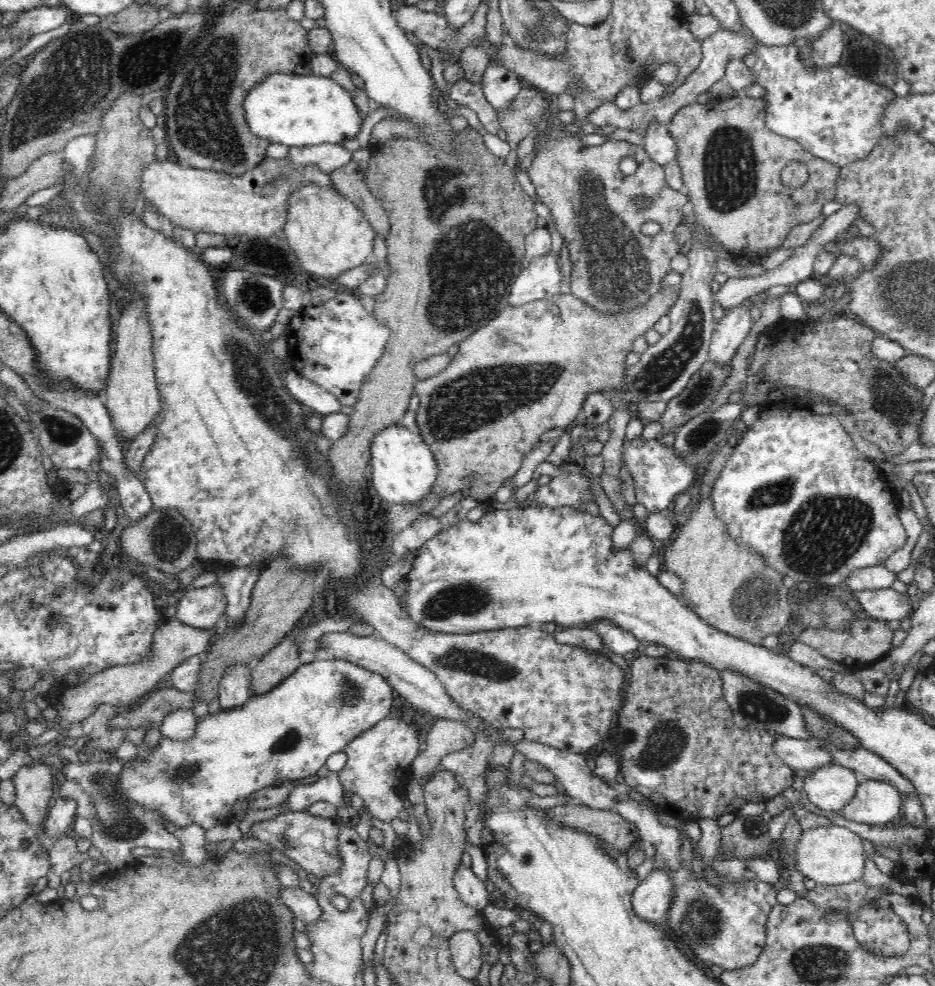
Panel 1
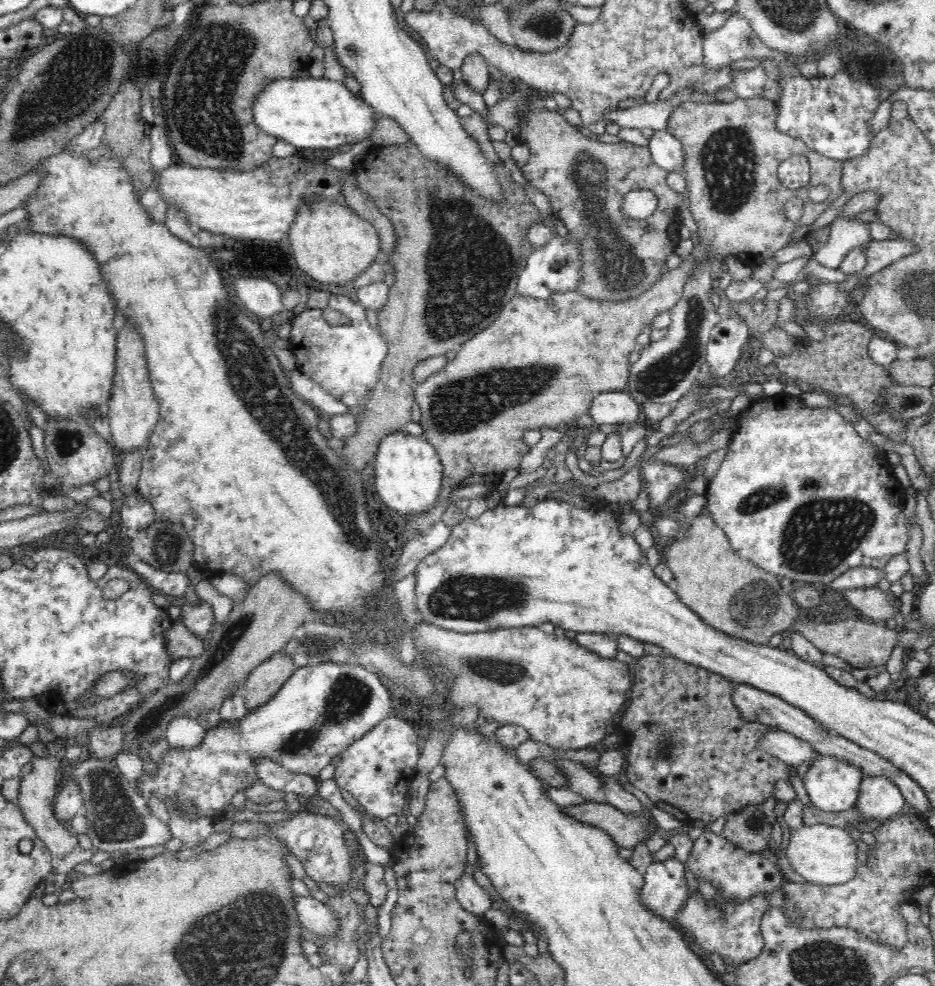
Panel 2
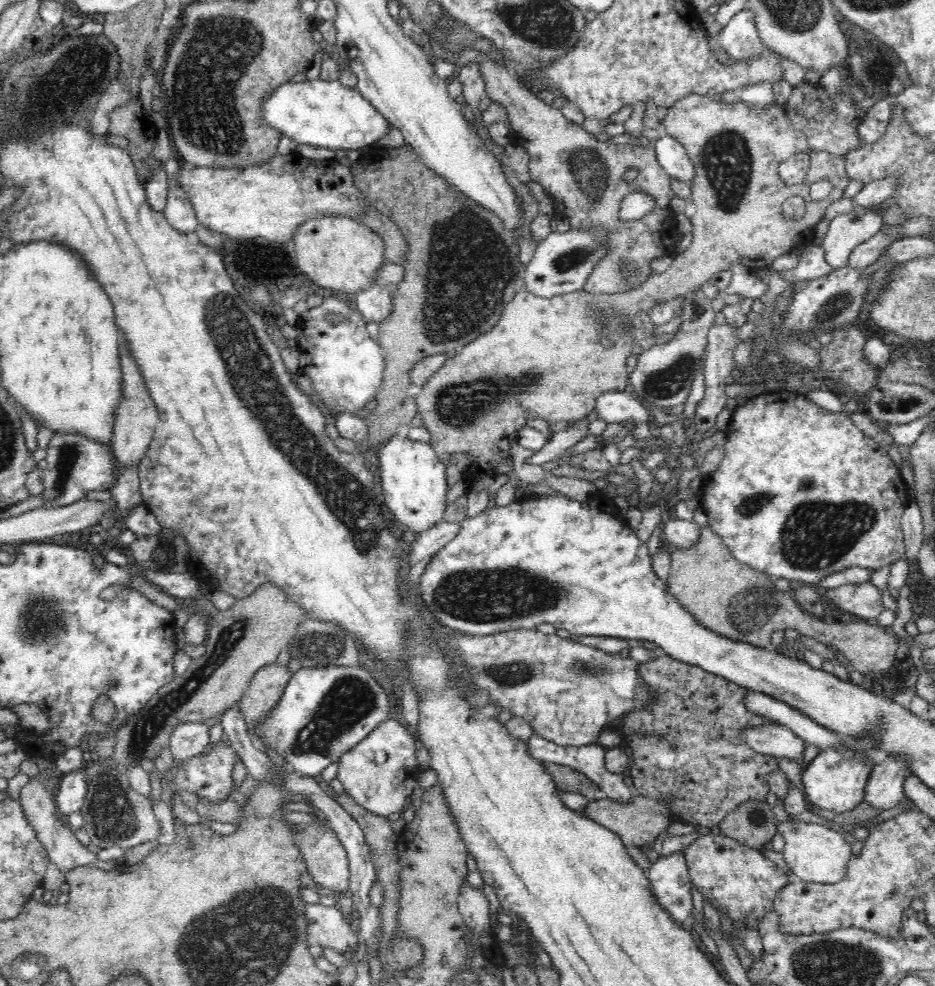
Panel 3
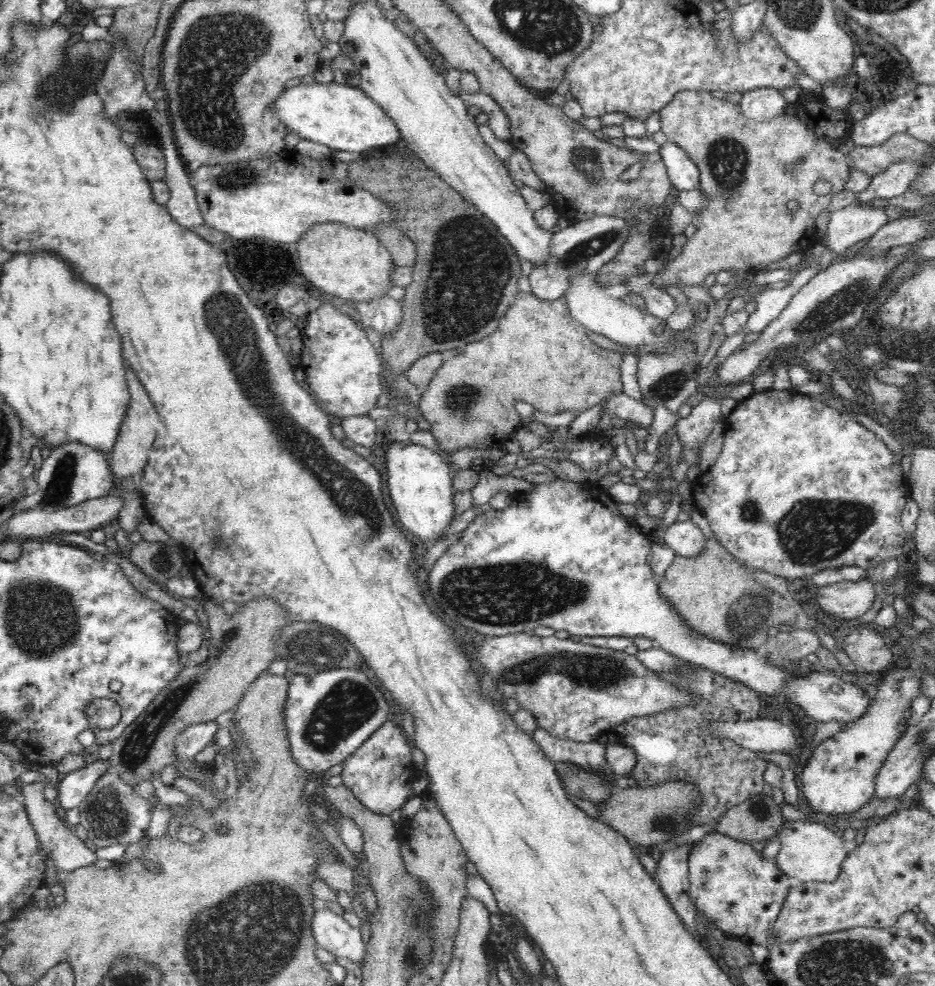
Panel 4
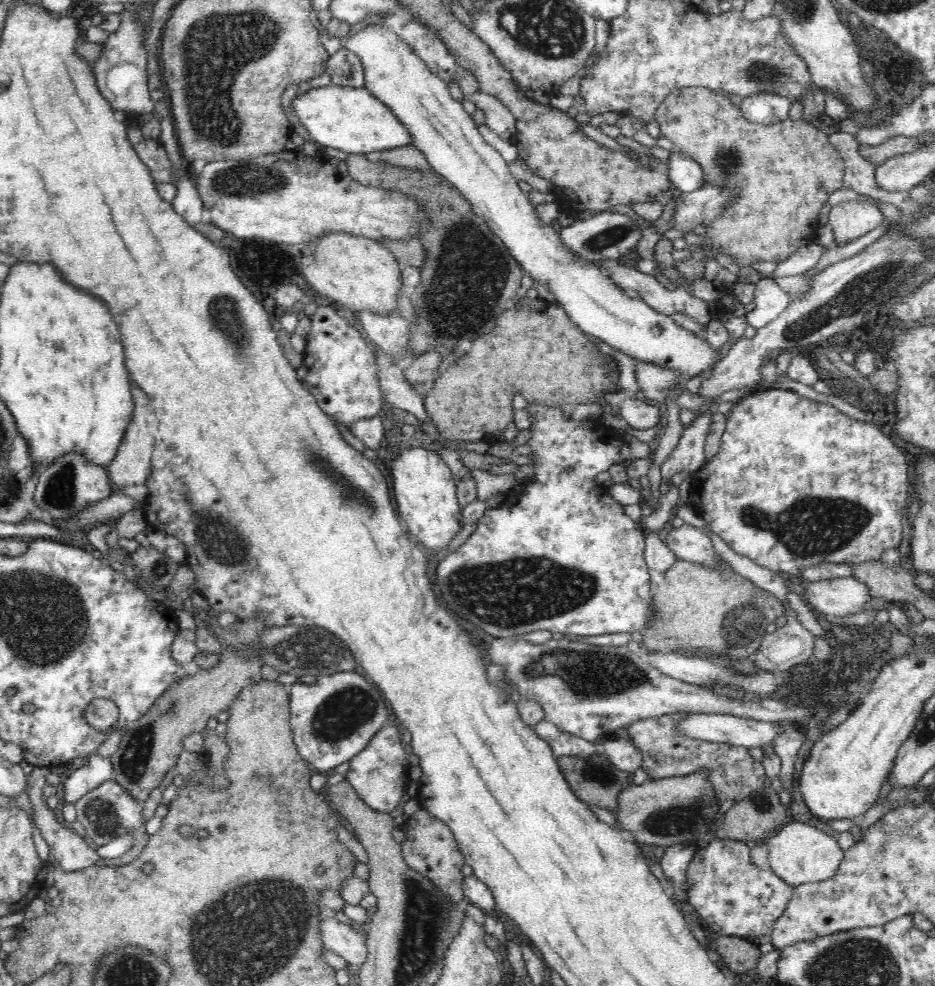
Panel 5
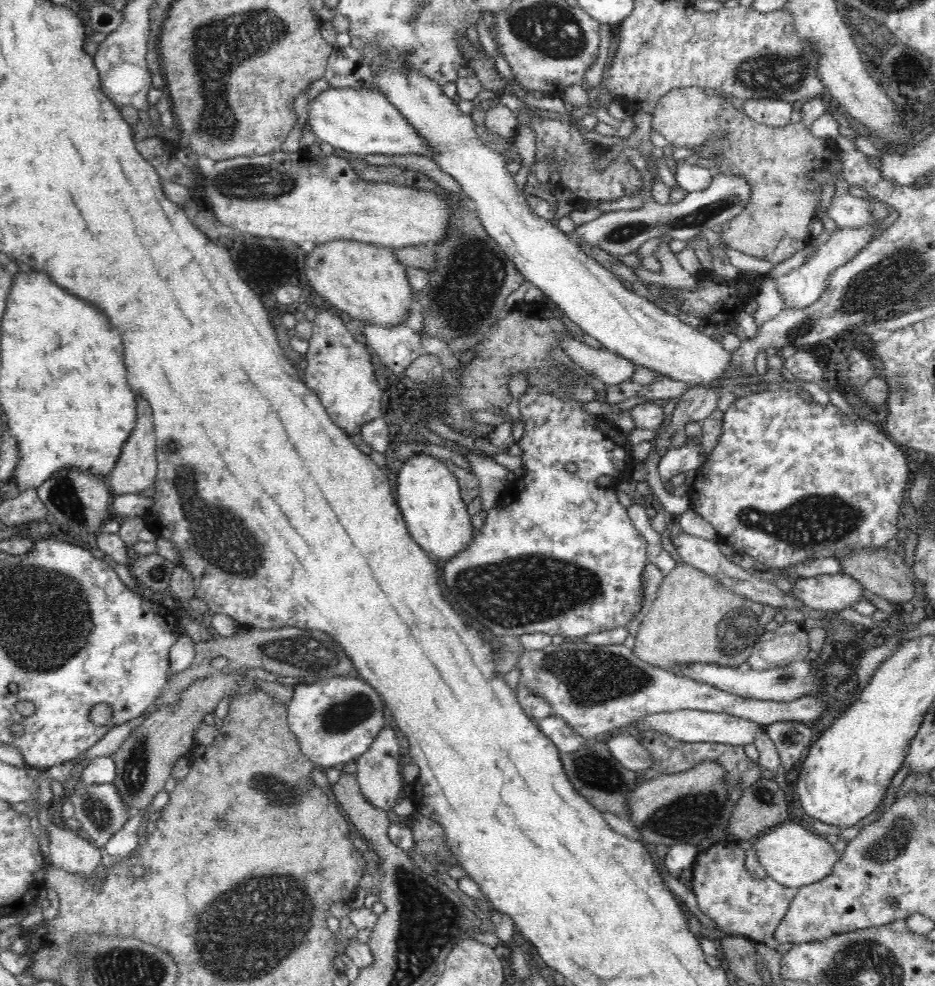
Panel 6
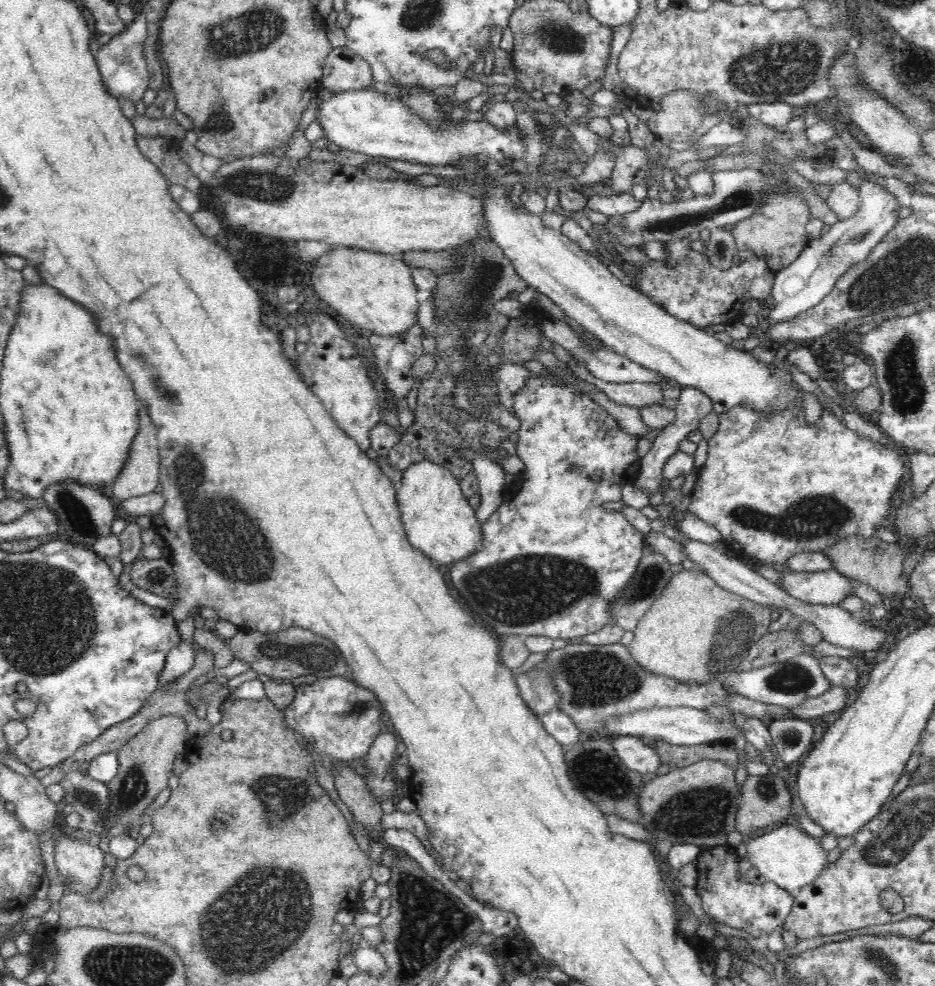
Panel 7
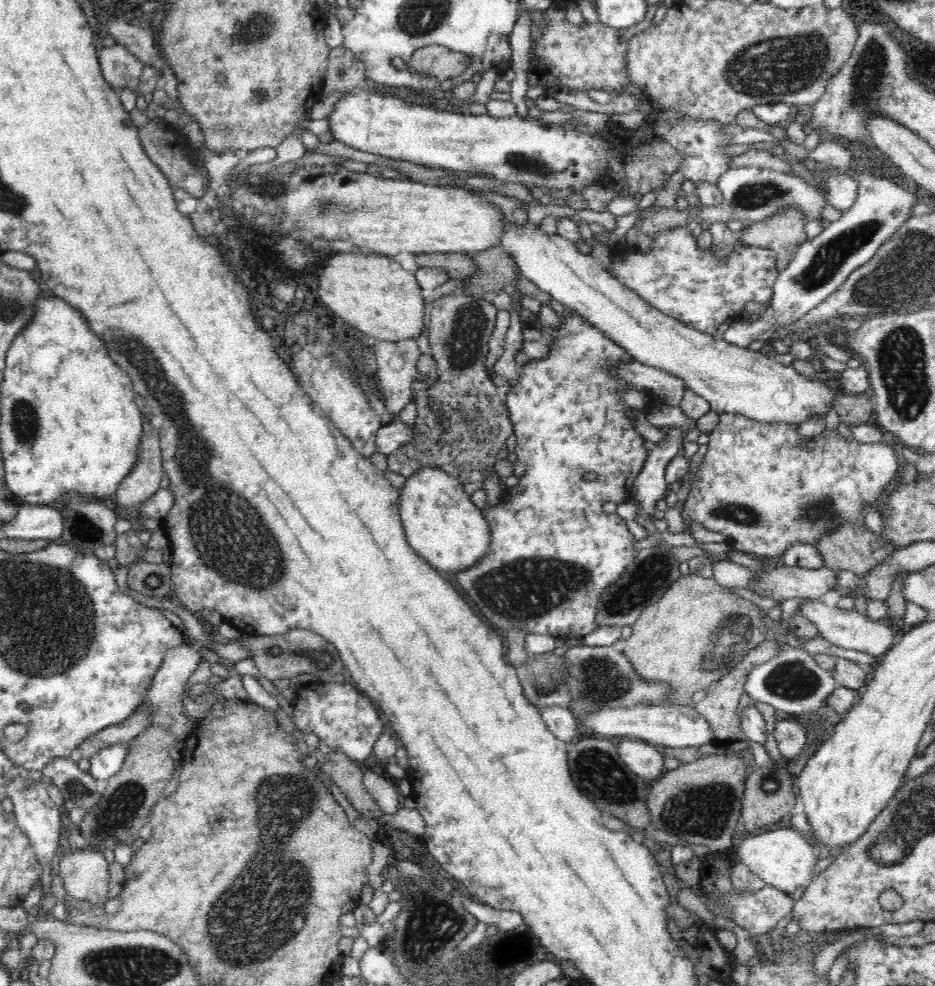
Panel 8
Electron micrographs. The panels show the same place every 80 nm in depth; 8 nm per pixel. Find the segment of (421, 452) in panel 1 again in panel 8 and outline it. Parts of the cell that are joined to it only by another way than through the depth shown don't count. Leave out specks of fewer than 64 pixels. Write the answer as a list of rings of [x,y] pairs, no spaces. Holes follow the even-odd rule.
[[[428,465],[421,467],[406,478],[397,504],[407,542],[436,570],[456,574],[488,552],[491,537],[486,517],[450,473]]]

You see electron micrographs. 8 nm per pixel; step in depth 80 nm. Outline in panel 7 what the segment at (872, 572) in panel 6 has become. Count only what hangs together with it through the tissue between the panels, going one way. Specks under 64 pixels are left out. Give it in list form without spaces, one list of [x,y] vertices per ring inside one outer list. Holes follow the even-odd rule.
[[[850,538],[850,540],[838,542],[836,546],[828,549],[825,554],[830,557],[834,568],[838,572],[854,581],[860,581],[872,587],[887,601],[896,597],[903,599],[911,595],[910,576],[902,573],[904,572],[902,564],[904,564],[906,554],[905,545],[887,544],[879,538],[872,538],[872,540]]]

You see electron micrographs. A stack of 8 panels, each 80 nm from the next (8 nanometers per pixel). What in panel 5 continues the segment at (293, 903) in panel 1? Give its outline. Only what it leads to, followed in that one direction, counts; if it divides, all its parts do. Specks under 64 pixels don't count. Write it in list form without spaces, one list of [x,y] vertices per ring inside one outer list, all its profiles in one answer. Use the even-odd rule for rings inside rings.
[[[336,918],[321,919],[318,926],[323,948],[342,957],[347,963],[360,966],[368,957],[366,937]]]

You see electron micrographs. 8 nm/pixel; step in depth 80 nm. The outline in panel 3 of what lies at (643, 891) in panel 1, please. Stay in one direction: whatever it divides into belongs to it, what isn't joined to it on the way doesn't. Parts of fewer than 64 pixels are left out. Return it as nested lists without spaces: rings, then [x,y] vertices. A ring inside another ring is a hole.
[[[676,851],[671,855],[660,857],[646,870],[646,876],[650,884],[651,894],[653,894],[657,904],[663,908],[663,910],[666,910],[666,913],[669,914],[676,923],[682,922],[682,928],[686,928],[686,931],[694,930],[692,884],[688,865],[685,861],[685,853]]]

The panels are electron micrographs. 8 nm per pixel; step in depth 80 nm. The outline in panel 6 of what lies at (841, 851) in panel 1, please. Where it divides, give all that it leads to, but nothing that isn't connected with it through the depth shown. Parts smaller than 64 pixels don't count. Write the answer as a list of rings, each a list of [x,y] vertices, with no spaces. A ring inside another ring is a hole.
[[[784,822],[774,827],[767,835],[763,834],[758,837],[753,844],[770,877],[779,884],[792,889],[800,889],[826,879],[826,876],[830,876],[834,870],[834,864],[841,857],[834,843],[814,832],[806,823]]]

